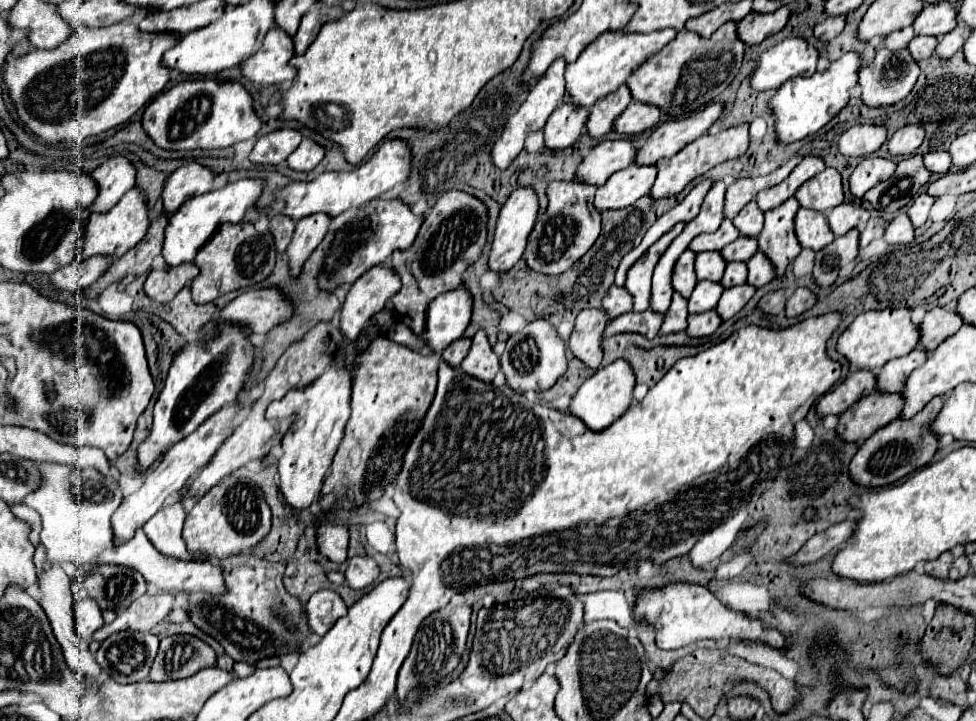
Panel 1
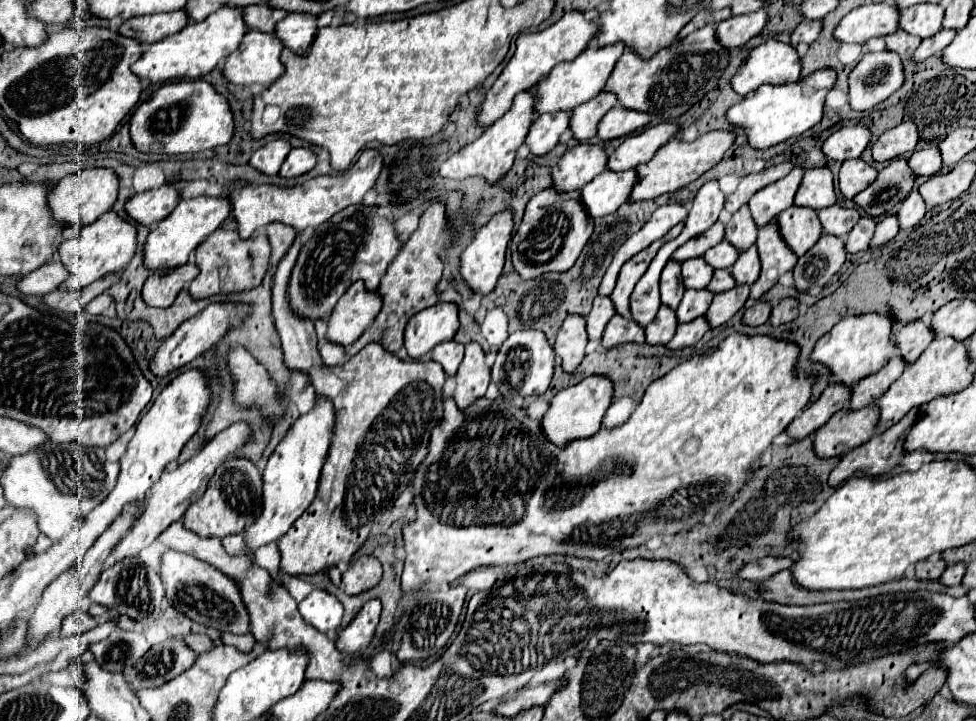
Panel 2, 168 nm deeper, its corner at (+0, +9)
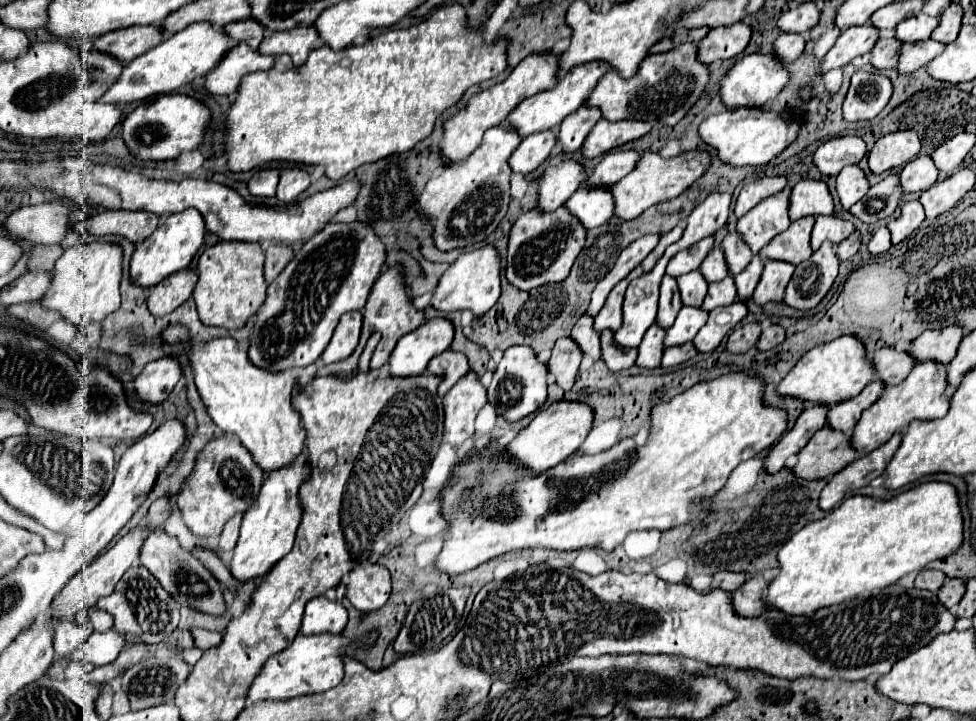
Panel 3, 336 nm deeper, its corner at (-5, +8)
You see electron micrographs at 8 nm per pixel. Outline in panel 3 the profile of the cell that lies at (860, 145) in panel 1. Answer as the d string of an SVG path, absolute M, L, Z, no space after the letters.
M839 136L819 146L813 156L813 162L821 174L837 176L847 164L857 164L865 156L865 152L867 152L867 146L863 138Z

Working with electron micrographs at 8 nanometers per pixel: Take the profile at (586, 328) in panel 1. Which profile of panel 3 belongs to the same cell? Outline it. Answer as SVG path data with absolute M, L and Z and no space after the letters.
M571 336L557 340L547 366L549 366L549 372L555 374L557 384L563 390L571 390L571 386L575 384L581 358L583 358L583 350Z

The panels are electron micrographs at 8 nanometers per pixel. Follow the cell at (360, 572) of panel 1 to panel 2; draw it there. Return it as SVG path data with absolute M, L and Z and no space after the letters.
M364 555L352 561L342 573L342 587L346 595L360 595L376 587L382 579L382 565L374 555Z

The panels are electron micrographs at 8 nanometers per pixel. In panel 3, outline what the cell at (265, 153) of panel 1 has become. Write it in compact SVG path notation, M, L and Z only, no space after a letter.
M261 168L249 180L249 192L255 196L275 196L277 182L279 182L277 168Z

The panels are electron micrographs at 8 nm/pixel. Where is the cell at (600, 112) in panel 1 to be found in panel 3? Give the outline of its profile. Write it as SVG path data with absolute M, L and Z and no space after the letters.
M581 106L573 114L569 114L561 122L559 136L557 136L559 142L563 144L563 152L579 150L599 118L601 118L601 110L597 110L593 106Z

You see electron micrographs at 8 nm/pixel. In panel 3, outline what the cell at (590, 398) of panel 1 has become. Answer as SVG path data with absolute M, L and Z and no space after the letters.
M579 400L553 402L549 408L541 410L531 420L531 424L527 428L523 428L519 432L519 436L505 450L515 460L525 464L533 474L545 472L547 468L567 460L569 456L573 456L579 450L579 446L583 444L583 440L587 438L587 434L593 428L593 420L595 420L595 410L593 410L593 406L589 406L585 402L579 402Z

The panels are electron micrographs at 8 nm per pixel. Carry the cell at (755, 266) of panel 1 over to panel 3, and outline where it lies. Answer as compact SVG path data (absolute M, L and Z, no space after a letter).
M755 254L753 260L751 260L751 264L749 264L741 274L735 274L737 296L739 296L741 300L751 298L751 294L753 294L757 282L759 282L759 278L761 278L761 274L763 274L763 262L761 262L761 258Z

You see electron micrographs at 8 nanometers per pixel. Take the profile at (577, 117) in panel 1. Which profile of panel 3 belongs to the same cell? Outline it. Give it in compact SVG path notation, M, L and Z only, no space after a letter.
M545 130L545 132L523 138L519 148L509 158L511 170L521 172L521 174L533 172L539 164L543 164L547 160L555 142L557 142L557 134L553 130Z

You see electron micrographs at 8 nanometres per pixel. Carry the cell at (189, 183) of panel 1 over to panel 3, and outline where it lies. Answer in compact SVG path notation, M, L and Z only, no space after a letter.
M101 210L87 220L87 230L95 236L125 236L139 244L161 224L161 216L147 210Z

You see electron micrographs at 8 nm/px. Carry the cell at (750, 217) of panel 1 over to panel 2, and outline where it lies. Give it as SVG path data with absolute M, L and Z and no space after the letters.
M748 205L740 207L732 219L726 223L726 231L724 231L724 239L728 239L730 245L734 245L736 249L746 251L750 245L756 243L756 235L758 235L758 229L756 229L756 223L752 221L750 217L750 209Z

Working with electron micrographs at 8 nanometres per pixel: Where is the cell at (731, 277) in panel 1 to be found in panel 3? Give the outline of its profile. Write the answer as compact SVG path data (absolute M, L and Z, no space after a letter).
M727 276L723 278L721 282L711 282L709 284L709 292L705 296L705 302L703 302L703 308L705 310L713 310L717 306L729 306L733 304L737 298L735 294L735 284L733 284L733 278Z

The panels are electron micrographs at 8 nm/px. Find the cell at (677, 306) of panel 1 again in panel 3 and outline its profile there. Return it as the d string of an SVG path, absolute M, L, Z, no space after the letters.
M653 324L653 326L645 332L645 336L643 336L641 344L639 344L639 358L637 358L637 364L639 364L639 366L655 368L655 366L661 364L663 350L665 350L665 346L663 346L665 332L667 332L667 330L661 328L661 326L657 326L657 324Z

